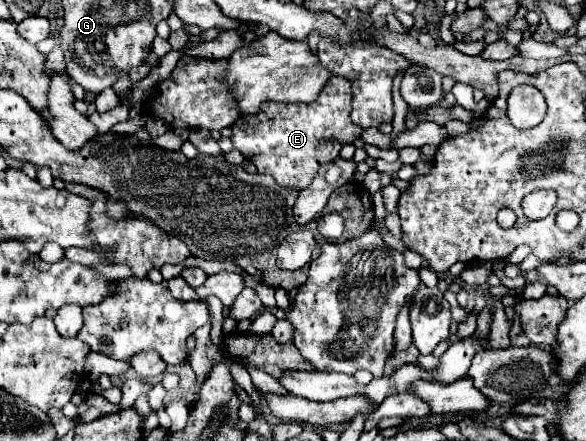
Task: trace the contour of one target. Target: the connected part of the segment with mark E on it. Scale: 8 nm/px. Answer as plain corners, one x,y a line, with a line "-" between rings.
334,75
314,103
266,103
260,107
258,115
240,117
232,125
232,143
246,159
250,159
256,165
258,173
272,175
280,187
292,187
296,191
302,191
312,183
320,165
334,161
339,156
342,145
354,143
360,137
362,129
358,129
358,125
354,127
350,119
351,104
350,81
346,77

